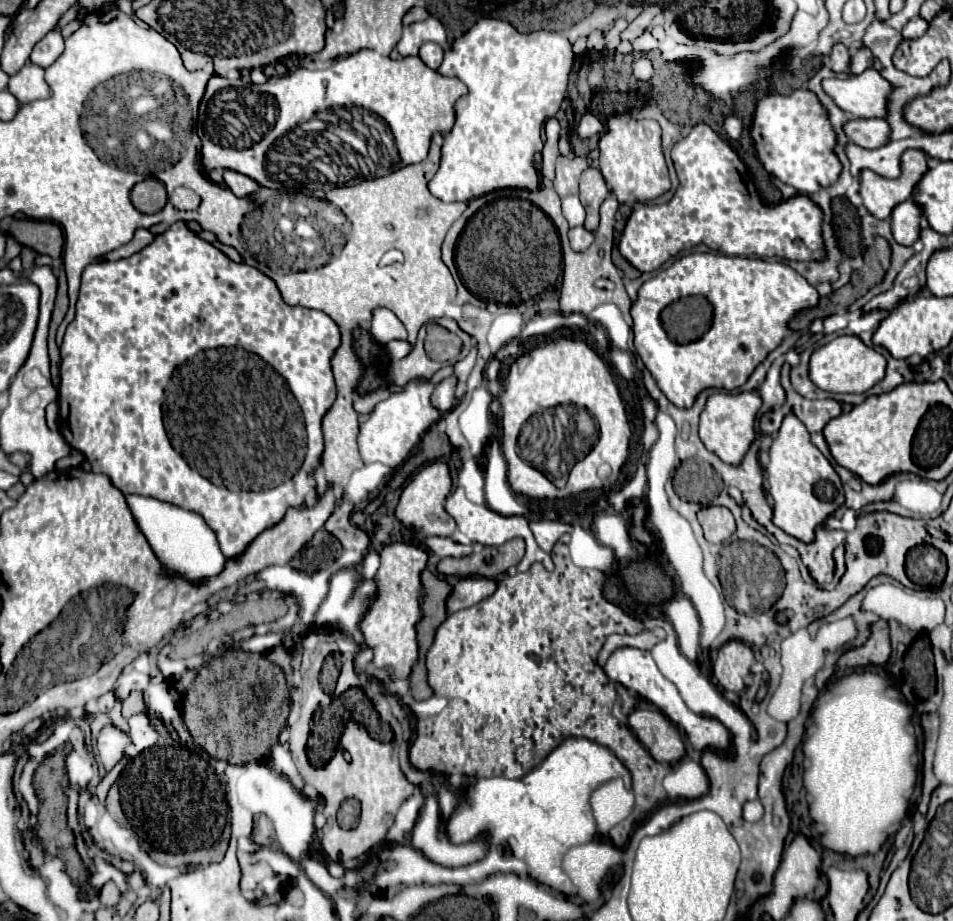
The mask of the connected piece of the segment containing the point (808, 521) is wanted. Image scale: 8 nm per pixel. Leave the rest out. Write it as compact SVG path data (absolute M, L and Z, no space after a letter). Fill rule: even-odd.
M791 414L783 420L779 432L773 436L769 458L767 480L775 500L773 524L785 530L789 536L809 544L815 540L815 528L845 504L841 478L833 470L831 462L815 448L815 444L811 444L803 422Z

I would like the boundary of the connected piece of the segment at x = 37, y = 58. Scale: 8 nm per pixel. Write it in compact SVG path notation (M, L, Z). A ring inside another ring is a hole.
M53 30L43 40L39 40L39 44L35 44L35 48L31 52L31 62L35 66L47 68L47 66L51 66L59 58L61 52L63 52L61 32L59 30Z

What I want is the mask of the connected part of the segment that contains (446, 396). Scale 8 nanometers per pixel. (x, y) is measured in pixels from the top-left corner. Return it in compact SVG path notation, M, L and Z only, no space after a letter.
M445 378L433 392L431 396L431 404L433 408L437 408L441 414L449 412L451 406L453 406L453 400L455 400L455 378Z

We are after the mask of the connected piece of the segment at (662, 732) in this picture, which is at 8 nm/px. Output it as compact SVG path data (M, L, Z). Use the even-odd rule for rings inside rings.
M633 710L629 728L657 762L675 762L685 754L685 742L677 726L659 710Z

